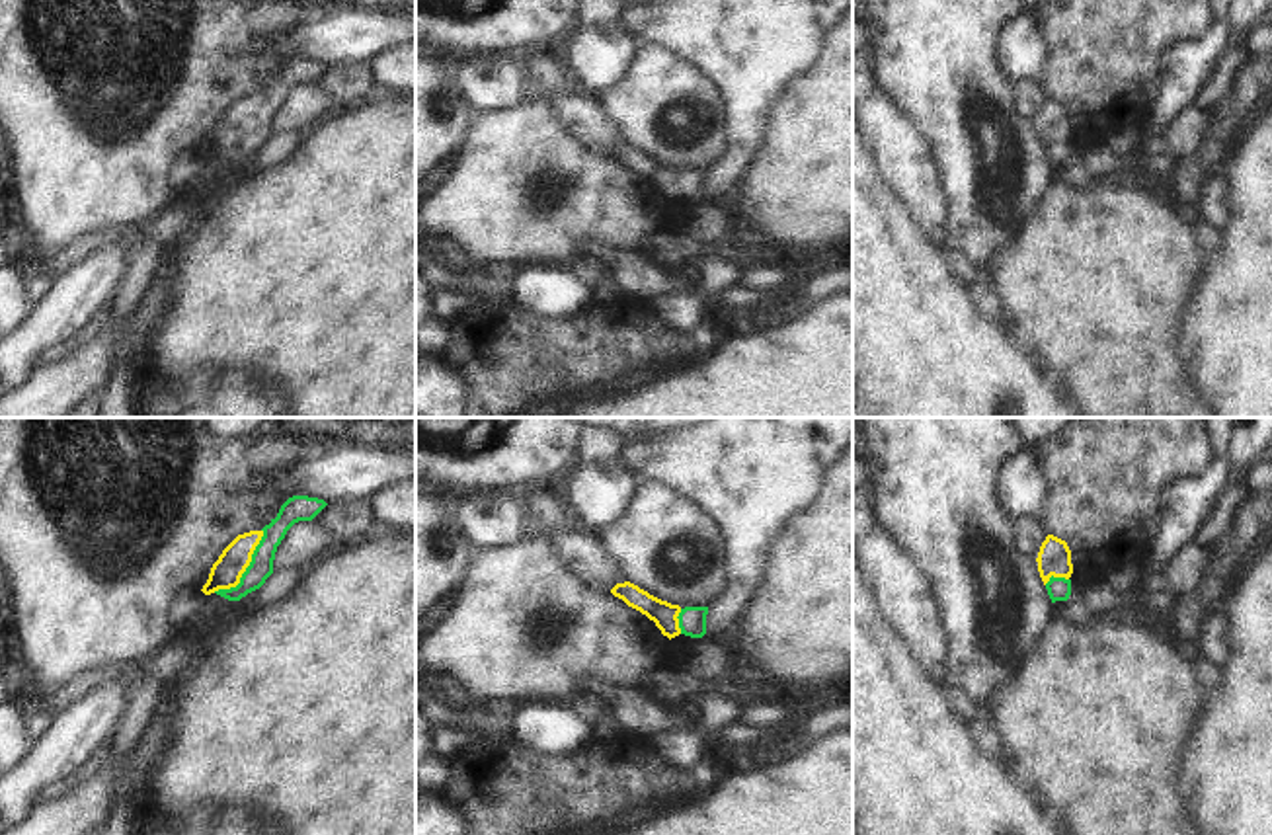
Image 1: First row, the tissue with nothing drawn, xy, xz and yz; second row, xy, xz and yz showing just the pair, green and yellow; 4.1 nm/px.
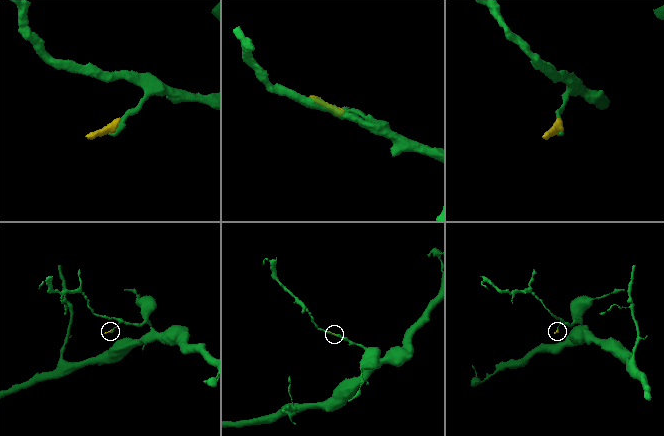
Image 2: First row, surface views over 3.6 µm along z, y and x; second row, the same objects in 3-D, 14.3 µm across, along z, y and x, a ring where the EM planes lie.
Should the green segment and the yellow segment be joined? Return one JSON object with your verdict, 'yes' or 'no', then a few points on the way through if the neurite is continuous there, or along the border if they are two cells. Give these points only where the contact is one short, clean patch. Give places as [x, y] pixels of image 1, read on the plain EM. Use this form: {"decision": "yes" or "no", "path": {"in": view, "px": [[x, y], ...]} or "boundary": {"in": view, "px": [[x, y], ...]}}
{"decision": "yes", "path": {"in": "xy", "px": [[260, 131], [246, 131], [227, 133]]}}

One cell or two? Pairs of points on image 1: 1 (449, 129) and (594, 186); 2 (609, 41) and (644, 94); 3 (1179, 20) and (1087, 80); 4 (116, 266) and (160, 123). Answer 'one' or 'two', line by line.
1: two
2: two
3: one
4: two

